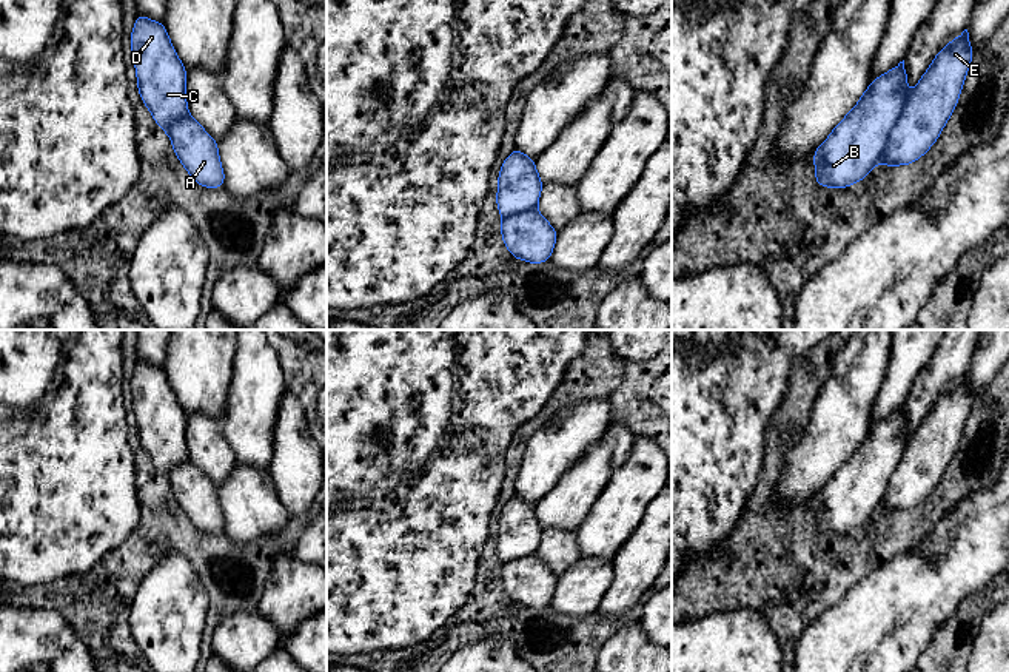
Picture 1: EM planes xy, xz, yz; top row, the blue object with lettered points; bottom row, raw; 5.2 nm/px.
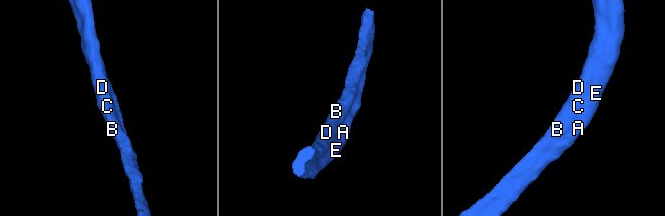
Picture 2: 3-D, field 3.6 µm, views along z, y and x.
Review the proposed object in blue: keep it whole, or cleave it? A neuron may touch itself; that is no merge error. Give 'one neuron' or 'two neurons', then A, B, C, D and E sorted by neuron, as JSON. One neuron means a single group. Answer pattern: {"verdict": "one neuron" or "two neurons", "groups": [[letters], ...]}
{"verdict": "two neurons", "groups": [["A", "E"], ["B", "C", "D"]]}

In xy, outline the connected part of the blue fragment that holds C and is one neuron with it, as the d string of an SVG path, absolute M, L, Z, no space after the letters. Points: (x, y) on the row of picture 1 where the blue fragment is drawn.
M139 12L131 32L137 91L153 119L165 131L189 116L186 68L180 62L163 23Z

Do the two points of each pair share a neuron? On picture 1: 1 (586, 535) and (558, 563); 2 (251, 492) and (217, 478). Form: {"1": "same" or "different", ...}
{"1": "different", "2": "different"}

